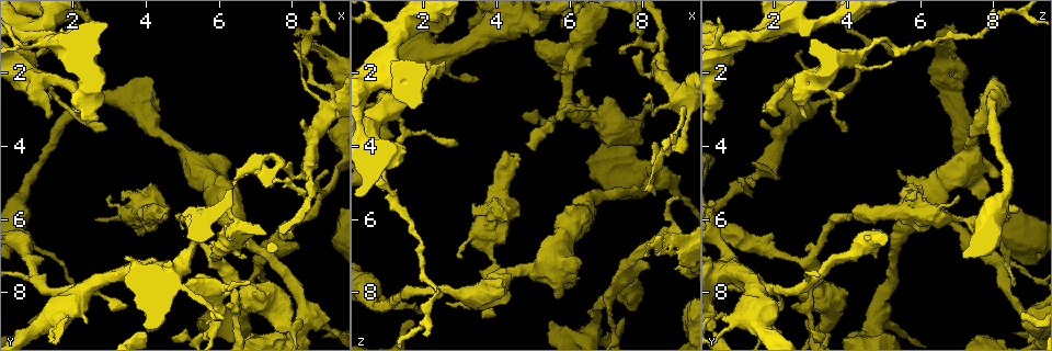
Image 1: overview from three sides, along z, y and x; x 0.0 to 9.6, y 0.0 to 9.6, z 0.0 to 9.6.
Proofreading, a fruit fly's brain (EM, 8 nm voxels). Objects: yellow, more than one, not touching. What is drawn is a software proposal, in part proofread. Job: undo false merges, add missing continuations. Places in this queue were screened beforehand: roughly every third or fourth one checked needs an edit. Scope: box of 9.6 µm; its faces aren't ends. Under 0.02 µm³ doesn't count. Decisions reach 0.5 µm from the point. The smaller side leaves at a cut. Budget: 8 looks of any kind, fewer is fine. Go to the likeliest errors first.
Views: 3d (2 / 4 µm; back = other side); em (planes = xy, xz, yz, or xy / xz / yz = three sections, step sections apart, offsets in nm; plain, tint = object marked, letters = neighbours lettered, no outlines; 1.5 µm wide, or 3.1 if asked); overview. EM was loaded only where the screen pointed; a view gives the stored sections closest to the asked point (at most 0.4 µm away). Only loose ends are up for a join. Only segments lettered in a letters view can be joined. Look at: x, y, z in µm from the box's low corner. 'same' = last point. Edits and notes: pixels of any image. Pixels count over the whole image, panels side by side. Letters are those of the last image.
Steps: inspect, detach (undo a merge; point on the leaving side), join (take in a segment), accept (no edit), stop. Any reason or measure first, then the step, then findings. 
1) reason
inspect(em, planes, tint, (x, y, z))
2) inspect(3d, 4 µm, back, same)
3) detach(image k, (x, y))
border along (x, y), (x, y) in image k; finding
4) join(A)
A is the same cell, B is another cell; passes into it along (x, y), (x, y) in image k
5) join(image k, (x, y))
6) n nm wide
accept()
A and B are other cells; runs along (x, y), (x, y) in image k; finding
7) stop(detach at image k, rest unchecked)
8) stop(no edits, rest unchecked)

tapers out
inspect(em, planes, letters, (8.00, 1.40, 2.75))

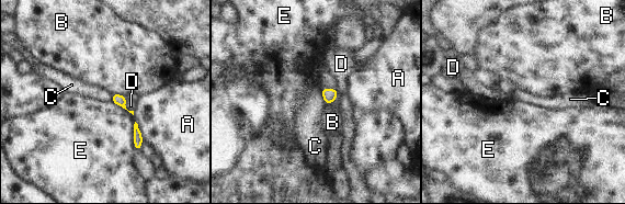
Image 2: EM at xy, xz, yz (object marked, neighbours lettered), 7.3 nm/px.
accept()
A, B, C, D and E are other cells; border along (319, 89), (326, 103) in image 2; no lettered segment goes on from it

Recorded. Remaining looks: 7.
an open end
inspect(3d, 2 µm, (7.95, 4.45, 1.45))

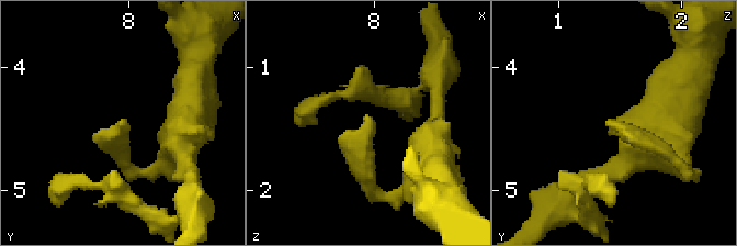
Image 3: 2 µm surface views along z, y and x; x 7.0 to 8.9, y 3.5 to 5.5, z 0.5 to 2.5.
need the tissue
inspect(em, planes, letters, (7.92, 4.46, 1.38))

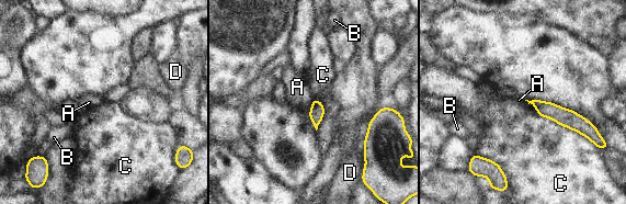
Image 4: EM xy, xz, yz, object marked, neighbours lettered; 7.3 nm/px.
accept()
A, B, C and D are other cells; no lettered segment goes on from it

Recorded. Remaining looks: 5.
branch stops here
inspect(em, xy, step 4, plain, (3.50, 8.35, 2.15))

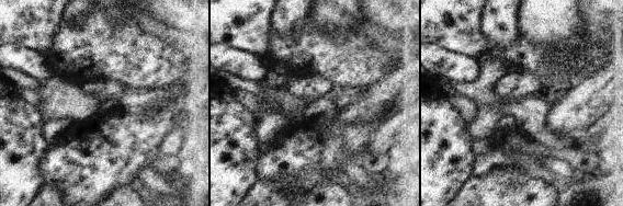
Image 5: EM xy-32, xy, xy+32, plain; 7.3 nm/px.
what lies round it
inspect(em, xy, step 4, letters, same)

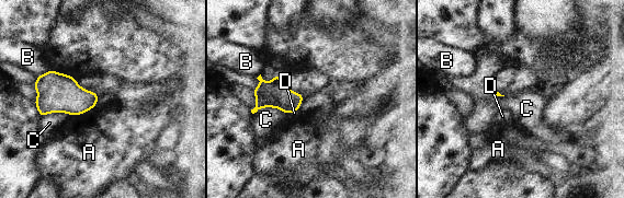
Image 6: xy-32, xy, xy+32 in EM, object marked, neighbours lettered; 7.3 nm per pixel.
110 nm wide
accept()
A, B, C and D are other cells; border along (94, 105), (80, 114), (70, 115) in image 6; no lettered segment goes on from it

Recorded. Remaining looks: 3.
stop(no edits, rest unchecked)

